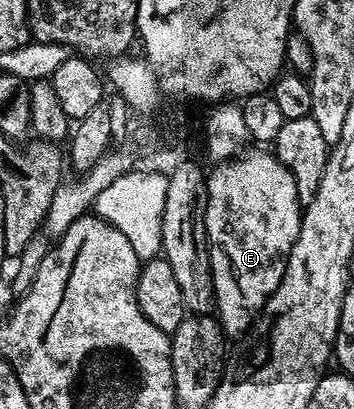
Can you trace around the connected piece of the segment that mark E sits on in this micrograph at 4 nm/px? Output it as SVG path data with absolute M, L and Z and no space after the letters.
M269 150L249 151L219 162L206 181L206 241L210 249L210 272L214 275L216 311L218 307L216 323L227 336L245 336L253 328L258 312L282 284L286 258L302 228L303 208L293 175Z

